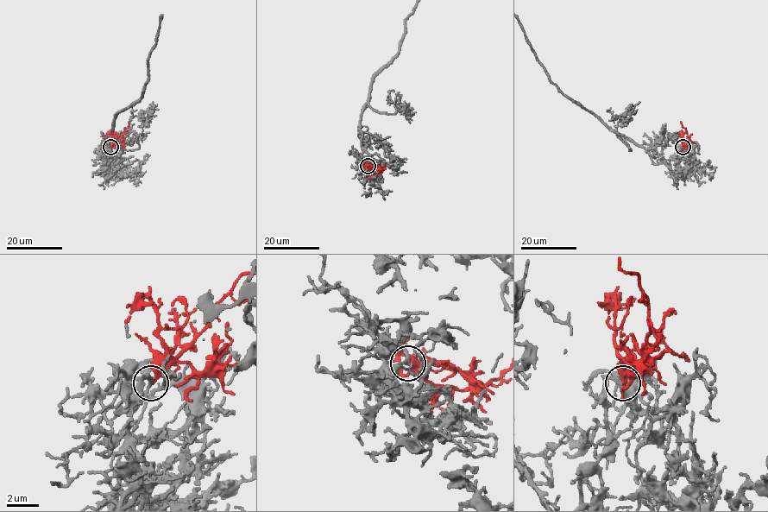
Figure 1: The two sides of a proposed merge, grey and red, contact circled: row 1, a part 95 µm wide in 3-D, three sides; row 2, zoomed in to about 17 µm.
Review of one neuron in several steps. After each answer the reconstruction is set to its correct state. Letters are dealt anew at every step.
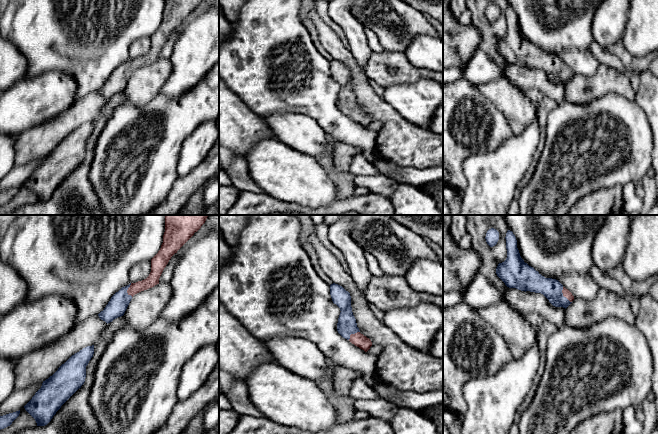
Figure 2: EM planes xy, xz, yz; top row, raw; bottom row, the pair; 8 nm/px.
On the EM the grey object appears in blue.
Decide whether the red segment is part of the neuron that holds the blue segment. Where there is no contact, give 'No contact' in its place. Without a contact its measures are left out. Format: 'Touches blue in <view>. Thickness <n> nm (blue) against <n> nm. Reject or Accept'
Touches blue in yz. Thickness 160 nm (blue) against 60 nm. Accept

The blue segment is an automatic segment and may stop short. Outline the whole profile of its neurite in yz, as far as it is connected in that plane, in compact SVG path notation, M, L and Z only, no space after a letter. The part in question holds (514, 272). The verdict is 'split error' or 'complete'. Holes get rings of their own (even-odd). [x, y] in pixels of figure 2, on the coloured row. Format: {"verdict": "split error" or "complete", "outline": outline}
{"verdict": "split error", "outline": "M512 231L506 233L507 258L496 268L497 276L509 288L543 294L555 307L567 308L574 296L558 280L545 278L521 258Z"}

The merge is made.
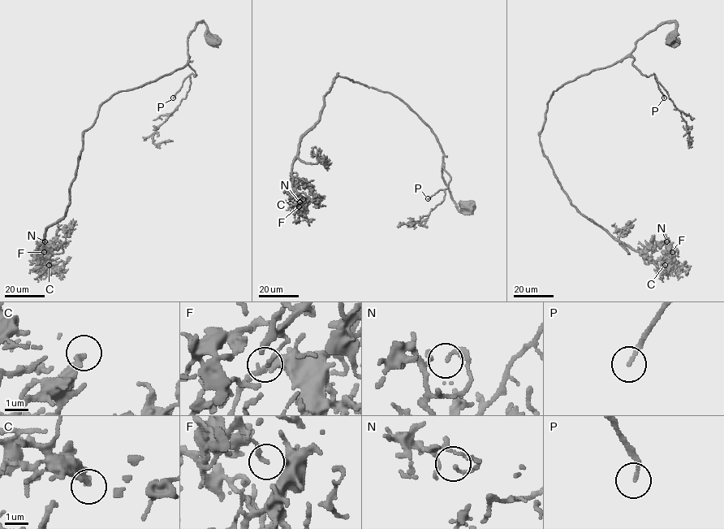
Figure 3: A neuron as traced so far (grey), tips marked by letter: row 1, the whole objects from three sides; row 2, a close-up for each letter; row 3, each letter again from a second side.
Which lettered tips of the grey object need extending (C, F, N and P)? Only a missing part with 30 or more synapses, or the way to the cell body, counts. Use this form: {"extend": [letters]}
{"extend": ["C", "P"]}

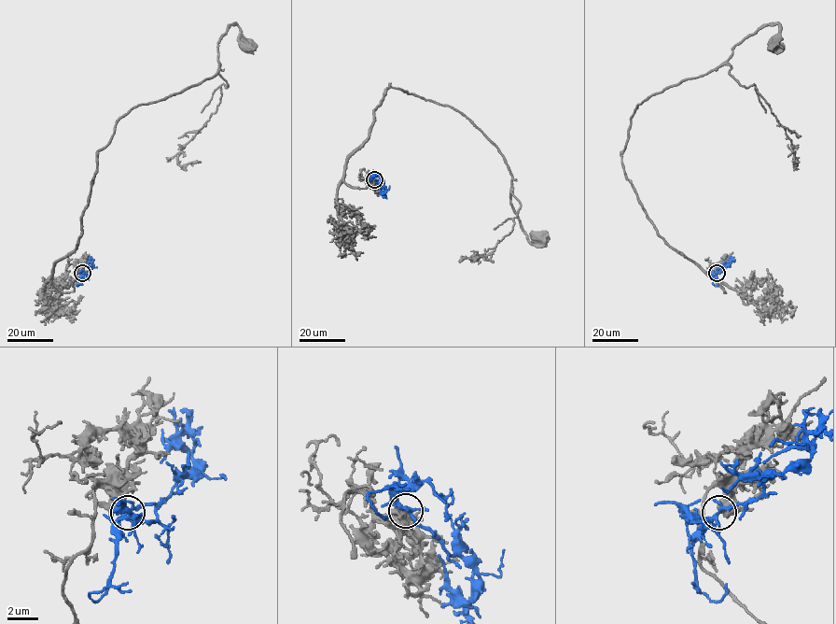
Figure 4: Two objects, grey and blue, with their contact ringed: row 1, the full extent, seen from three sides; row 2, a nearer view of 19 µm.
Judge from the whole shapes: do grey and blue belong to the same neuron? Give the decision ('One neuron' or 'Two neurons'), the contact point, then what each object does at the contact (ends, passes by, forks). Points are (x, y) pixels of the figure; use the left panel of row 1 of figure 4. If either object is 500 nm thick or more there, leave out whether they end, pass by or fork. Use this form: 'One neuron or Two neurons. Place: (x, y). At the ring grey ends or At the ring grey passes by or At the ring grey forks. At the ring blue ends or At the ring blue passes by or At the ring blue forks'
One neuron. Place: (82, 273). At the ring grey ends. At the ring blue forks

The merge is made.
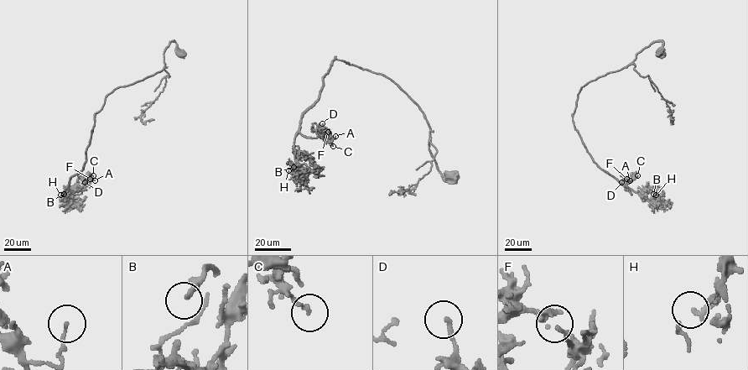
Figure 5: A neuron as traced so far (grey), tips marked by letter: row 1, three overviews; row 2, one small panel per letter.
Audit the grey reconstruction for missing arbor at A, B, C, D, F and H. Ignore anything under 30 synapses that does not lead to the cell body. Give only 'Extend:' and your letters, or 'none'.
Extend: B, H

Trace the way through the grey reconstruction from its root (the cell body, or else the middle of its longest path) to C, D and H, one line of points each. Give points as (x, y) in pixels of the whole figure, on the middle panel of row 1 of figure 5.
C: (453, 175), (443, 178), (424, 114), (405, 92), (335, 58), (299, 128), (314, 138), (319, 128), (333, 146)
D: (453, 175), (444, 179), (438, 169), (420, 107), (381, 74), (334, 58), (299, 132), (315, 138), (322, 123)
H: (453, 175), (443, 178), (424, 114), (405, 92), (335, 58), (294, 137), (298, 171), (288, 170)

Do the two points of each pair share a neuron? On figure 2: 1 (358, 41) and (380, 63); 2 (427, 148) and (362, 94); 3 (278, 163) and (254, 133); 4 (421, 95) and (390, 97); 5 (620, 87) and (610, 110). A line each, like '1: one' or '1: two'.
1: two
2: one
3: two
4: one
5: two

